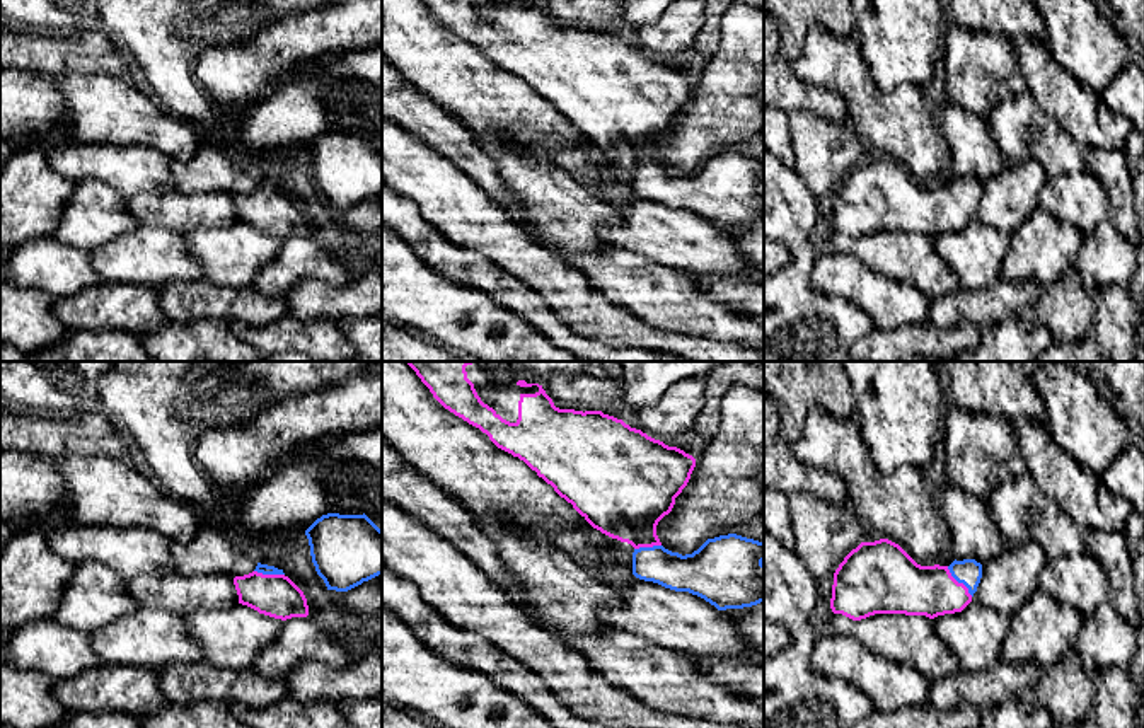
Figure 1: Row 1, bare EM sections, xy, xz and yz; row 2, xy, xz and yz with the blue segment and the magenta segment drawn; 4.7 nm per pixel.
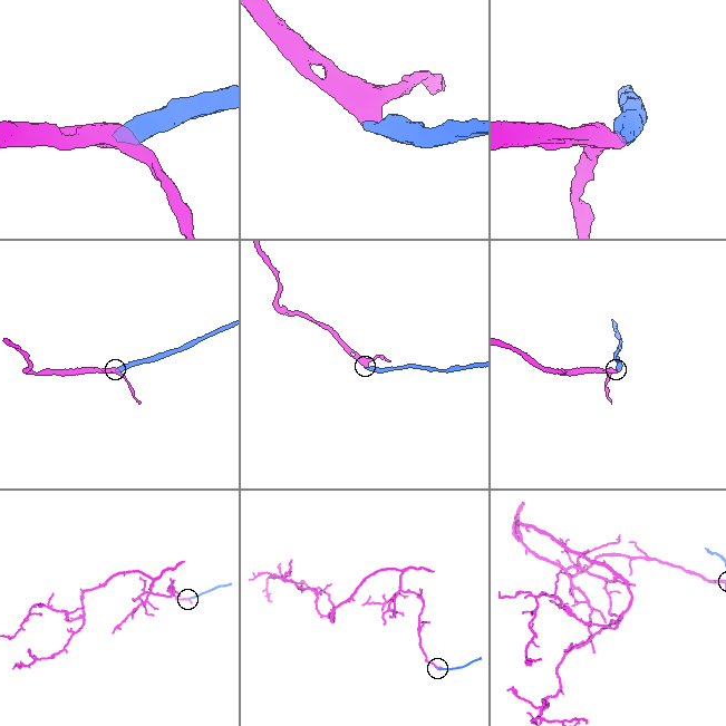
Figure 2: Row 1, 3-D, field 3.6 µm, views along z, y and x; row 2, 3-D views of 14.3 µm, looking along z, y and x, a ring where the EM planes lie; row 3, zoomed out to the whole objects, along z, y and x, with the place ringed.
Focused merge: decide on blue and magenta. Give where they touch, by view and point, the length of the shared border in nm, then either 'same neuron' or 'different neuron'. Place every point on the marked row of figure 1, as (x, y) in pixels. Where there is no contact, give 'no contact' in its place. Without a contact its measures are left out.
yz (959, 582) | 190 nm | same neuron

